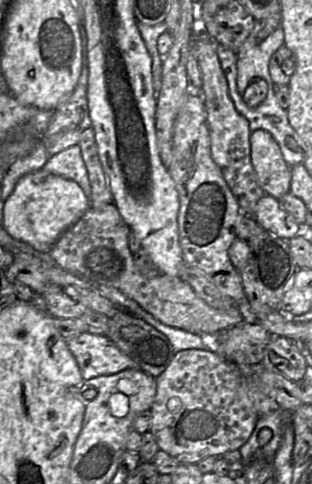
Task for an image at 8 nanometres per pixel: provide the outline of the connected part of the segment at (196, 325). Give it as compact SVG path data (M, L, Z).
M114 203L102 208L89 207L83 216L60 236L49 254L61 268L95 284L120 290L167 326L198 335L220 335L226 329L247 320L239 309L222 311L211 307L178 276L160 273L149 279L141 275L134 265L129 249L129 234L130 228Z

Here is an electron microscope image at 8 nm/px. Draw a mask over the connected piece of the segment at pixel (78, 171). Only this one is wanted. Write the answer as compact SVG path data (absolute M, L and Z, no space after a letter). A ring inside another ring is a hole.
M78 144L51 156L42 169L51 174L74 180L84 191L86 197L91 200L88 172Z

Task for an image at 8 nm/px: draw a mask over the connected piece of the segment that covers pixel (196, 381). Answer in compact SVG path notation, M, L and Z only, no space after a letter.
M188 349L176 353L167 368L156 378L156 394L150 408L151 424L149 432L154 436L160 450L174 458L178 464L196 464L208 456L221 456L228 451L239 450L251 436L257 420L254 401L248 390L248 380L242 374L241 369L233 362L227 361L221 354L212 350Z

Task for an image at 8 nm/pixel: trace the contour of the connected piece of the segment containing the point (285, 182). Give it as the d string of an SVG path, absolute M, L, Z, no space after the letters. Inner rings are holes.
M265 130L250 135L251 161L264 192L280 200L291 188L291 167L285 162L278 143Z

